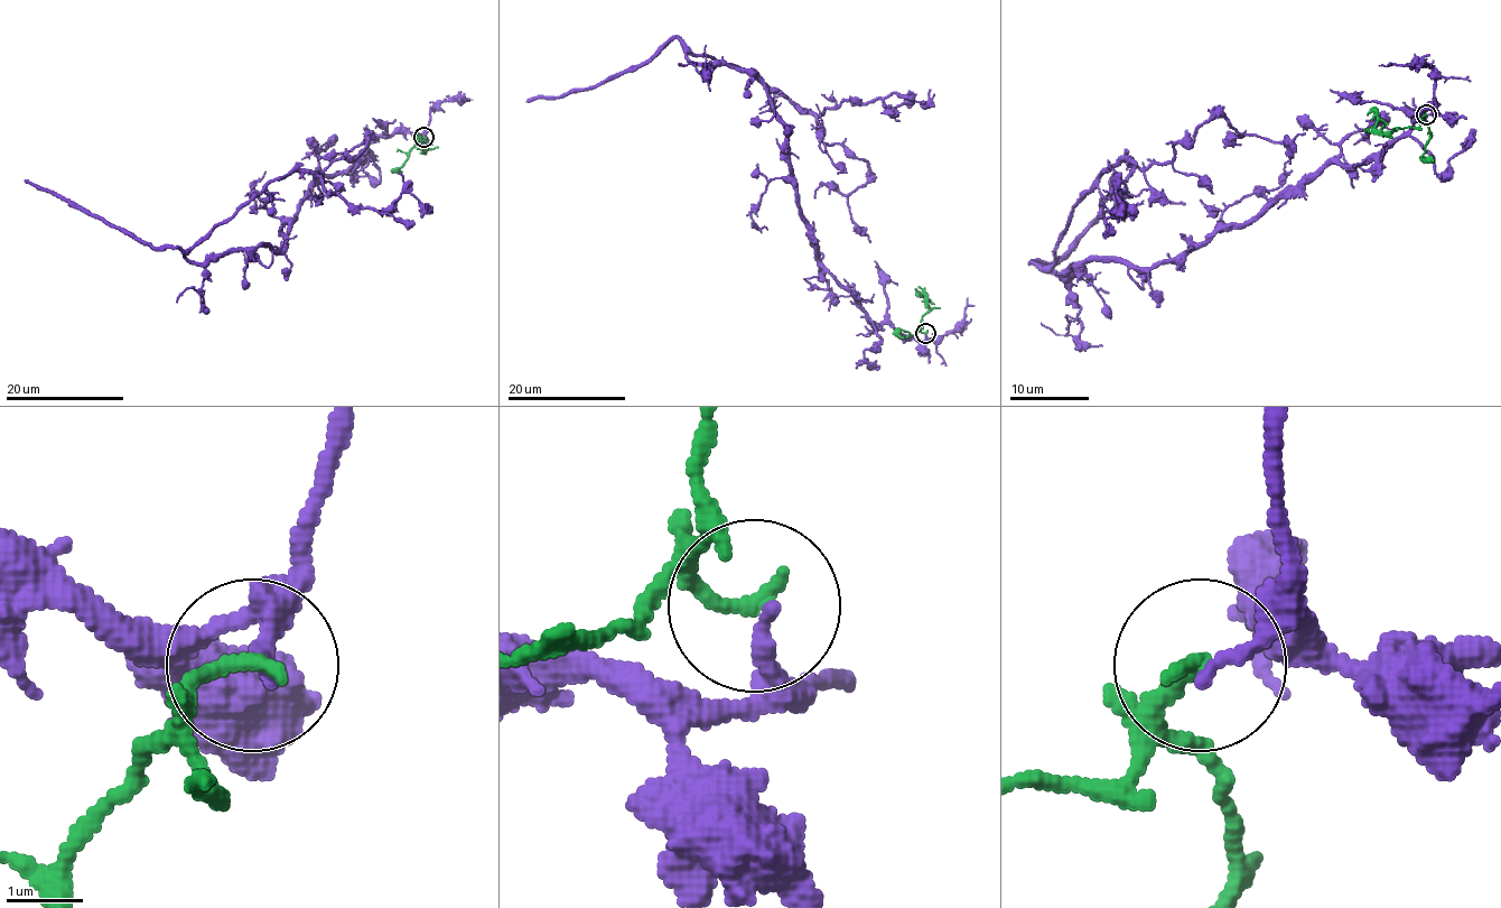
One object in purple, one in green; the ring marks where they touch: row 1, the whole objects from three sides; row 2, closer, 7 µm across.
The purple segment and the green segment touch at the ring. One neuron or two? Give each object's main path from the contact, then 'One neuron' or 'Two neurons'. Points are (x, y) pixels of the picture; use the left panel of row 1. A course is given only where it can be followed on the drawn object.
Course of purple: (423, 137), (379, 136), (315, 174), (281, 251), (185, 255), (269, 183), (369, 150). Course of green: (423, 137), (419, 138), (419, 146), (427, 147), (425, 150), (418, 137), (413, 137). Two neurons

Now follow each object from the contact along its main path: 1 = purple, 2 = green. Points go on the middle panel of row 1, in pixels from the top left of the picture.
1: (925, 334), (870, 322), (817, 259), (764, 84), (687, 55), (752, 71), (866, 161), (848, 211), (870, 242)
2: (925, 332), (921, 331), (921, 317), (929, 311), (926, 298), (915, 288)

